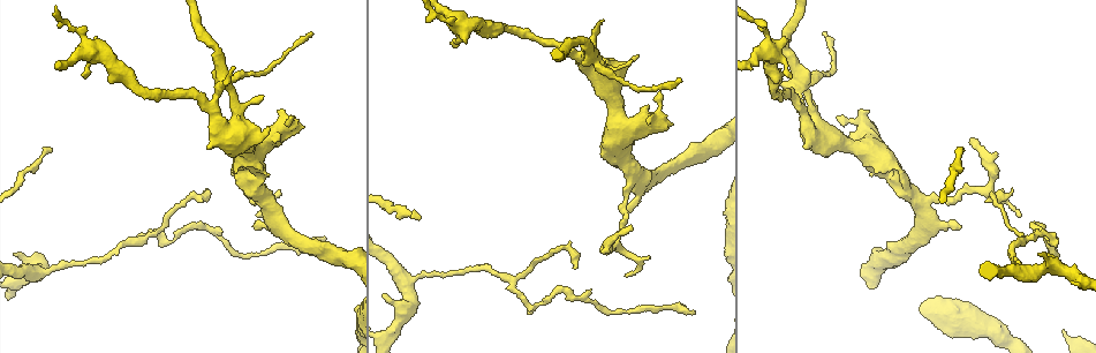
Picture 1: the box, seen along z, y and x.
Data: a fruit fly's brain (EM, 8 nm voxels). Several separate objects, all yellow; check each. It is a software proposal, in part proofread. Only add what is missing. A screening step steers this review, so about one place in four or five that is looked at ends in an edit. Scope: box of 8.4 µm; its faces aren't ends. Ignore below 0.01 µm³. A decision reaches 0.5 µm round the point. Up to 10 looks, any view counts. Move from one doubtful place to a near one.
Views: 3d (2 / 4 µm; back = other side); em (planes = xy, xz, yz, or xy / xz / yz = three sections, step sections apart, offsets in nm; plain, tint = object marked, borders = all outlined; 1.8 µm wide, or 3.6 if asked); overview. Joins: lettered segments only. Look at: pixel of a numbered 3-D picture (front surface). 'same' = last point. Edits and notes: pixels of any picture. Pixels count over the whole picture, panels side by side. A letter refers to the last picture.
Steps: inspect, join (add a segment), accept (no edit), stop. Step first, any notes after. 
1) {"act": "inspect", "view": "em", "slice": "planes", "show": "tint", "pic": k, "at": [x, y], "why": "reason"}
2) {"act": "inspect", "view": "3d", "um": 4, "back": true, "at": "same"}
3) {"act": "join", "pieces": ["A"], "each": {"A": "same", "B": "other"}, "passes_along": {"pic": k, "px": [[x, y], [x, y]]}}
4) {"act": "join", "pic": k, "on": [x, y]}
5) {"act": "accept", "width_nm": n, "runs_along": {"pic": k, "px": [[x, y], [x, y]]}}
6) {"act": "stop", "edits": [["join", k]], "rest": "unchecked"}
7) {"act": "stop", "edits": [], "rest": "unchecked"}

{"act": "inspect", "view": "em", "slice": "planes", "show": "plain", "pic": 1, "at": [792, 77], "why": "free end"}

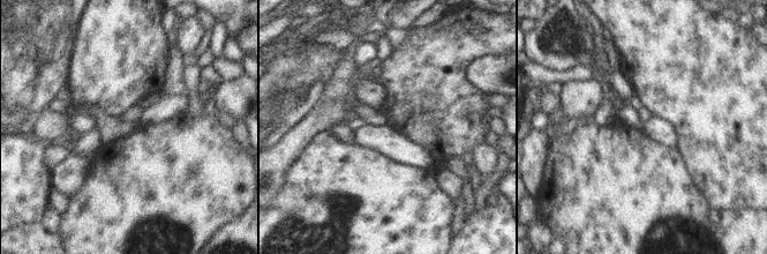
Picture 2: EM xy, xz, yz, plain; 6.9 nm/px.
{"act": "inspect", "view": "em", "slice": "planes", "show": "borders", "at": "same"}

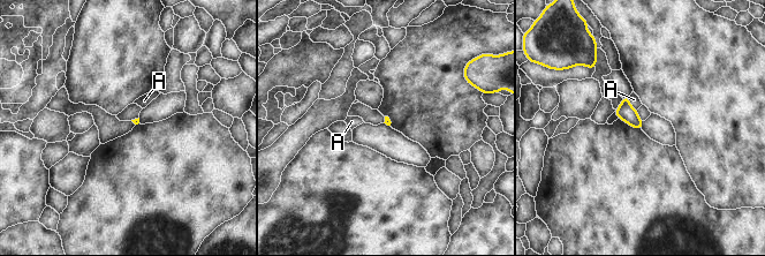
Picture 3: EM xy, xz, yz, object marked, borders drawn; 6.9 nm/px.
{"act": "accept", "each": {"A": "other"}, "border": {"pic": 3, "px": [[628, 97], [628, 102], [636, 110]]}, "found": "no lettered segment goes on from it"}

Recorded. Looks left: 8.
{"act": "inspect", "view": "em", "slice": "xz", "step": 8, "show": "tint", "pic": 1, "at": [575, 265], "why": "branch stops here"}

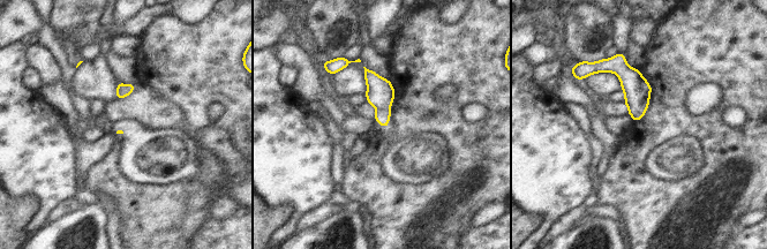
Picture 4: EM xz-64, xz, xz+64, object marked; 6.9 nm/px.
{"act": "inspect", "view": "em", "slice": "xy", "step": 4, "show": "borders", "at": "same", "why": "cut it another way"}

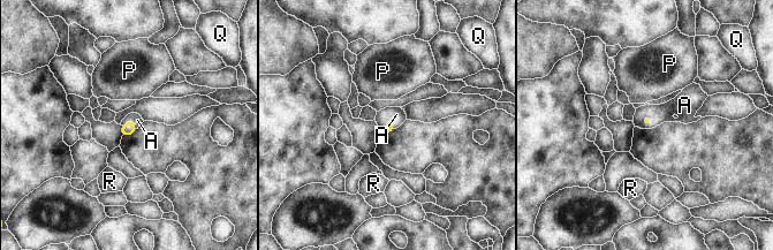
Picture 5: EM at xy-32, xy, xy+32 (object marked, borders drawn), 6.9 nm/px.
{"act": "join", "pieces": ["A"], "each": {"A": "same", "P": "other", "Q": "other", "R": "other"}, "passes_along": {"pic": 5, "px": [[389, 127], [387, 124], [396, 114]]}, "found": "the neuron continues"}

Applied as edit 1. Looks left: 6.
{"act": "inspect", "view": "3d", "um": 2, "pic": 1, "at": [254, 227], "why": "free end"}

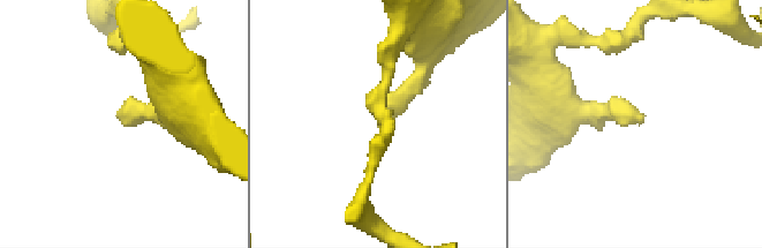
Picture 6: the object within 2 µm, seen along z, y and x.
{"act": "inspect", "view": "em", "um": 3.6, "slice": "planes", "show": "borders", "pic": 6, "at": [641, 124], "why": "now the EM"}

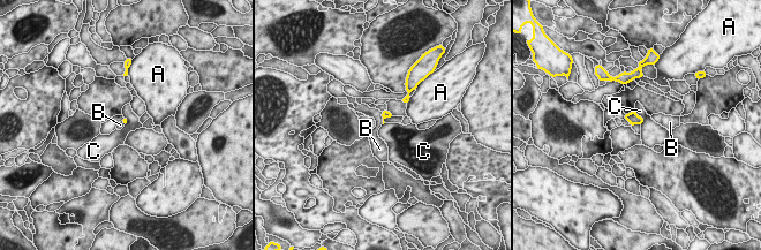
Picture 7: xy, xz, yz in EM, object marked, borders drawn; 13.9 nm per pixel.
{"act": "accept", "each": {"A": "other", "B": "other", "C": "other"}, "border": {"pic": 7, "px": [[383, 112], [382, 123]]}, "found": "no lettered segment goes on from it"}

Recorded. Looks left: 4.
{"act": "inspect", "view": "em", "slice": "planes", "show": "plain", "pic": 1, "at": [977, 141], "why": "thin end"}

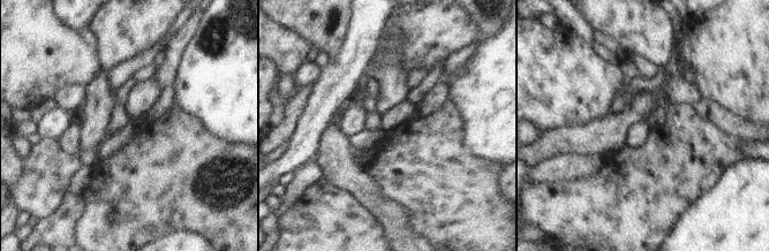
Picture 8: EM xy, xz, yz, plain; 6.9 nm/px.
{"act": "inspect", "view": "em", "slice": "planes", "show": "borders", "at": "same"}

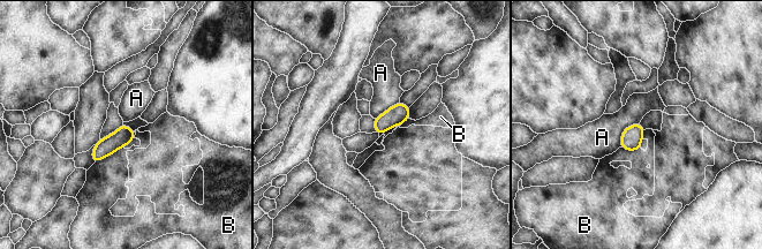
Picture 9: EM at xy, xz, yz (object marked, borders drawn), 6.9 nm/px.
{"act": "accept", "longest_contact_nm": ["B", 240], "each": {"A": "other", "B": "other"}, "found": "no lettered segment goes on from it"}

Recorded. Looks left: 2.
{"act": "stop", "edits": [["join", 5]], "rest": "unchecked"}

